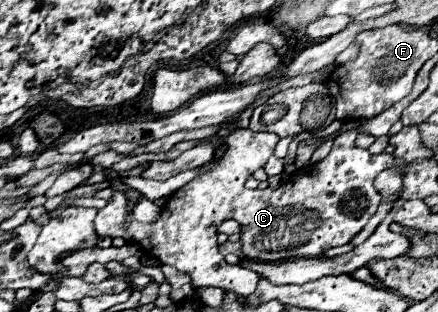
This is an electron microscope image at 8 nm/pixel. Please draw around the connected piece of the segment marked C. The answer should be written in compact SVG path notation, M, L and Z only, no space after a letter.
M235 129L225 141L227 151L217 169L195 177L175 191L161 217L153 223L139 223L129 209L129 199L123 191L115 191L103 209L97 211L95 231L99 237L123 237L137 243L161 263L173 265L179 271L191 273L196 288L218 287L247 296L257 287L259 275L241 265L229 265L219 253L217 225L225 219L237 219L241 225L241 253L249 261L287 261L297 257L319 257L325 251L349 243L375 215L381 195L373 187L375 177L387 169L393 155L371 155L355 145L359 129L343 131L335 137L331 153L319 161L299 169L277 189L247 189L246 180L255 169L261 169L273 155L279 137L270 132Z

